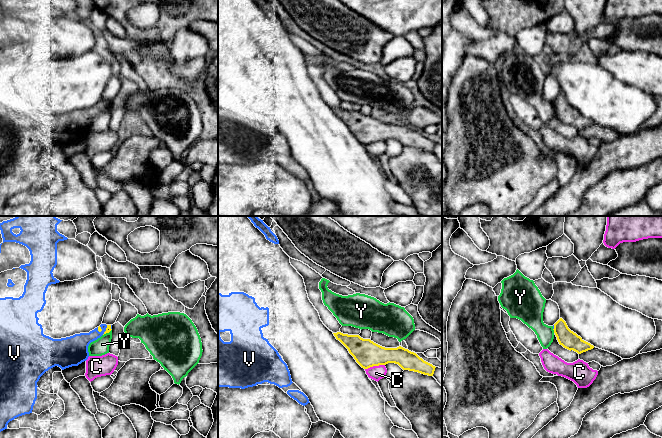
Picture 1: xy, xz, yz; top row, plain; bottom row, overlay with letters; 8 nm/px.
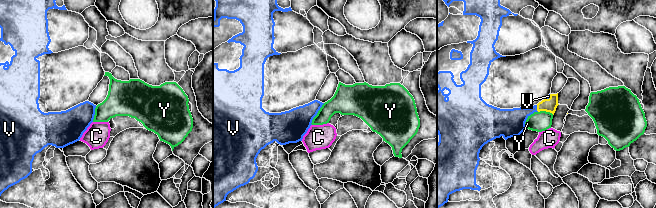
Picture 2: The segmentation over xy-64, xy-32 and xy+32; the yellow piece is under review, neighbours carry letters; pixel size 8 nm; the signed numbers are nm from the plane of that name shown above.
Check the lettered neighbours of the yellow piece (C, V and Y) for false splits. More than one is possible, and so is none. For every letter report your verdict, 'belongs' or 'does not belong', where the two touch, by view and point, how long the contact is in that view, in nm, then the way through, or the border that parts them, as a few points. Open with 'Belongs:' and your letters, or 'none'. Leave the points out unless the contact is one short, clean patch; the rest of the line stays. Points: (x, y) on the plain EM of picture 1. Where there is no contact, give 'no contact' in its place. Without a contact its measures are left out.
Belongs: V
C: does not belong; contact xz (374, 141); length 170 nm
V: belongs; contact xy (101, 105); length 60 nm; way xy (99, 104), (101, 105), (84, 115), (76, 123)
Y: does not belong; contact yz (554, 107); length 40 nm; border yz (552, 105), (554, 108)

